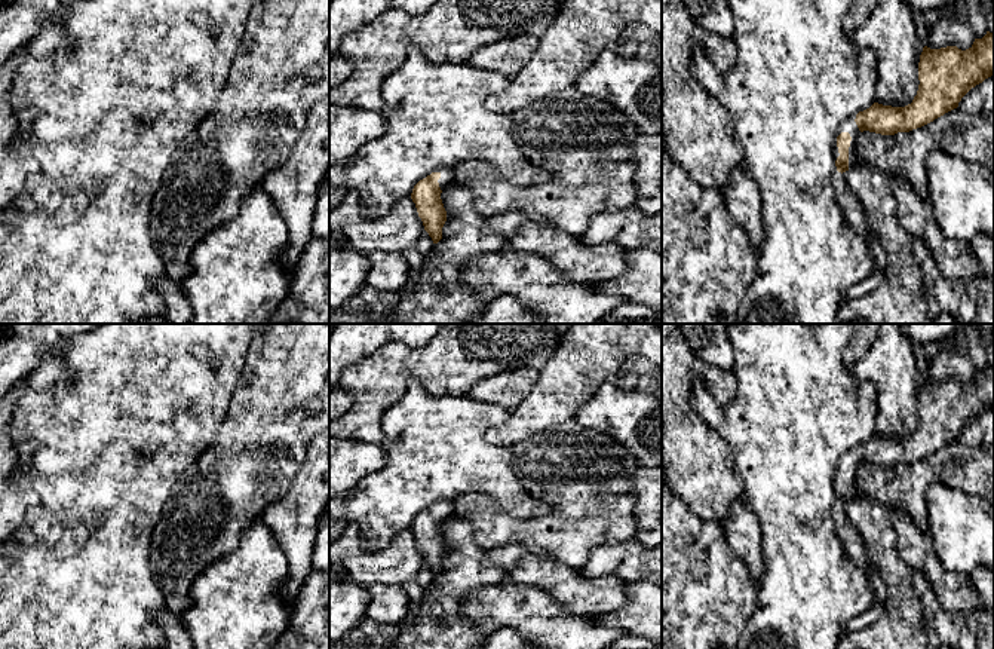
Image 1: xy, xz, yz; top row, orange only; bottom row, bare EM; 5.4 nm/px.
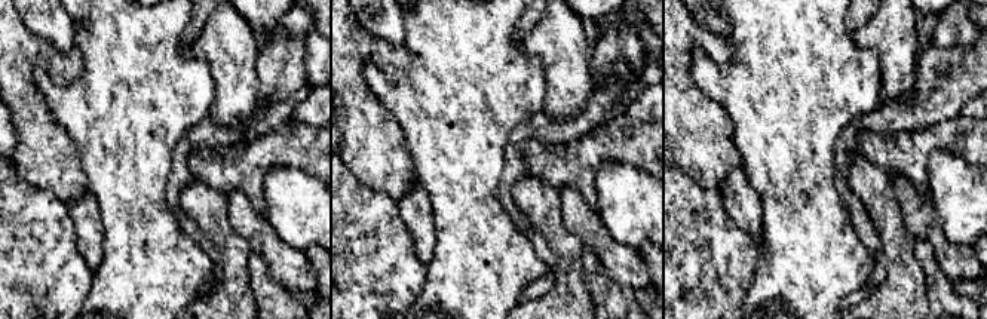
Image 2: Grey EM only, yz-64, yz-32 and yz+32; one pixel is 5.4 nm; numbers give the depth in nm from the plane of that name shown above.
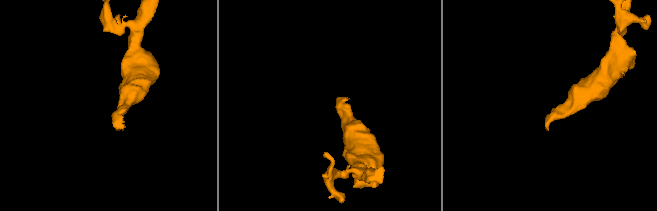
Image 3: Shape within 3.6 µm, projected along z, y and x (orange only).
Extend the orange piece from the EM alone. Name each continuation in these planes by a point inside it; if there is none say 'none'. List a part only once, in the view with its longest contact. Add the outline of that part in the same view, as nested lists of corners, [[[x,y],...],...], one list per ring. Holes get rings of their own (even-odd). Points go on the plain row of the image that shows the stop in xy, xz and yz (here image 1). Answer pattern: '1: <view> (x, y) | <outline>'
1: yz (849, 458) | [[[856,446],[858,447],[858,446]],[[856,447],[847,450],[841,459],[840,459],[840,463],[838,463],[838,468],[841,465],[849,465],[850,469],[852,469],[852,474],[850,474],[850,480],[849,480],[849,502],[853,499],[855,493],[856,493],[856,481],[855,481],[855,471],[856,468],[860,465],[855,451],[856,451]]]

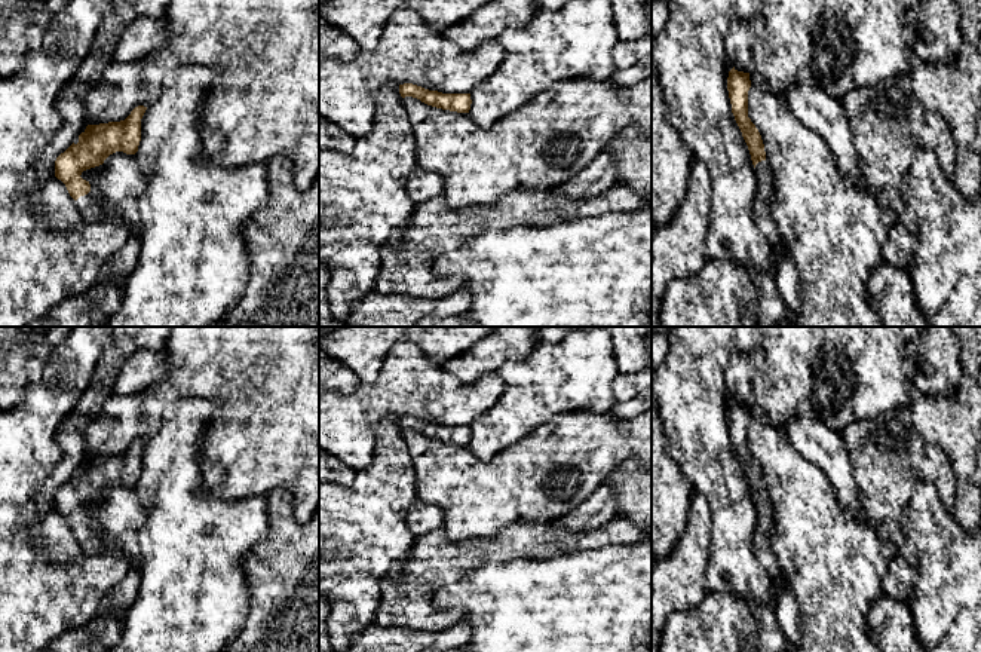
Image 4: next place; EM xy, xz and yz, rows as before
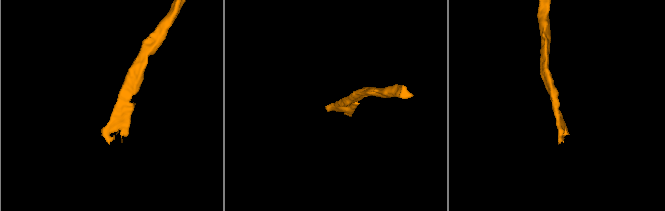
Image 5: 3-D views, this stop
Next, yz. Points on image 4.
1: yz (770, 639) | [[[761,493],[755,498],[757,506],[757,541],[754,550],[761,566],[767,570],[773,579],[772,602],[767,606],[755,607],[754,615],[757,621],[758,651],[757,652],[787,652],[790,642],[778,625],[776,606],[779,590],[775,581],[782,575],[778,560],[772,551],[770,539],[775,532],[775,514],[772,509],[767,493]]]

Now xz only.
none

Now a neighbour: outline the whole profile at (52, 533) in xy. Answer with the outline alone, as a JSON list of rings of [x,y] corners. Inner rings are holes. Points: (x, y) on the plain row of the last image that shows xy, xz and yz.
[[[55,508],[31,524],[31,536],[46,560],[56,564],[73,561],[80,548],[65,517]]]

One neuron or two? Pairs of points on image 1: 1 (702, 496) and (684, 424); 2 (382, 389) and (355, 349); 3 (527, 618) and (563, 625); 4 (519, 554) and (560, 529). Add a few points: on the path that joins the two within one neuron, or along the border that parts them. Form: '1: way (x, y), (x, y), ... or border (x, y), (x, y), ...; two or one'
1: way (702, 478), (698, 462), (684, 441); one
2: border (392, 342), (352, 361), (344, 370); two
3: way (536, 618), (548, 625), (554, 625); one
4: border (493, 548), (502, 544), (524, 544), (561, 562); two

